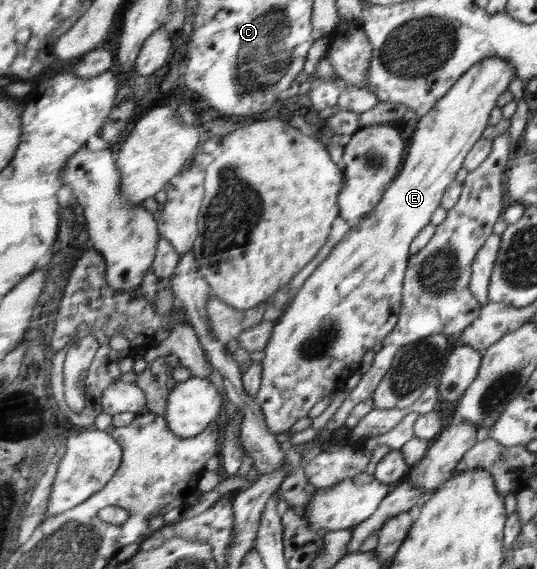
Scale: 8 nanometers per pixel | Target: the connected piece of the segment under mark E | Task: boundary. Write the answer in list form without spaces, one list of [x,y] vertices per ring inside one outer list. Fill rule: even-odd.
[[[499,57],[484,58],[472,69],[466,70],[428,114],[419,117],[402,175],[394,178],[368,218],[360,226],[348,231],[332,248],[329,257],[316,267],[314,274],[298,290],[280,320],[276,321],[264,350],[261,384],[254,399],[261,407],[270,433],[276,436],[276,433],[288,432],[298,419],[308,415],[316,401],[324,399],[332,391],[336,392],[336,389],[345,390],[344,377],[350,377],[358,369],[362,355],[392,333],[400,313],[400,293],[410,257],[409,247],[420,232],[429,226],[436,209],[441,207],[445,191],[455,181],[458,170],[464,166],[466,154],[478,143],[482,131],[487,129],[486,121],[490,119],[490,111],[496,107],[496,99],[508,89],[515,77],[517,69],[509,61]]]

